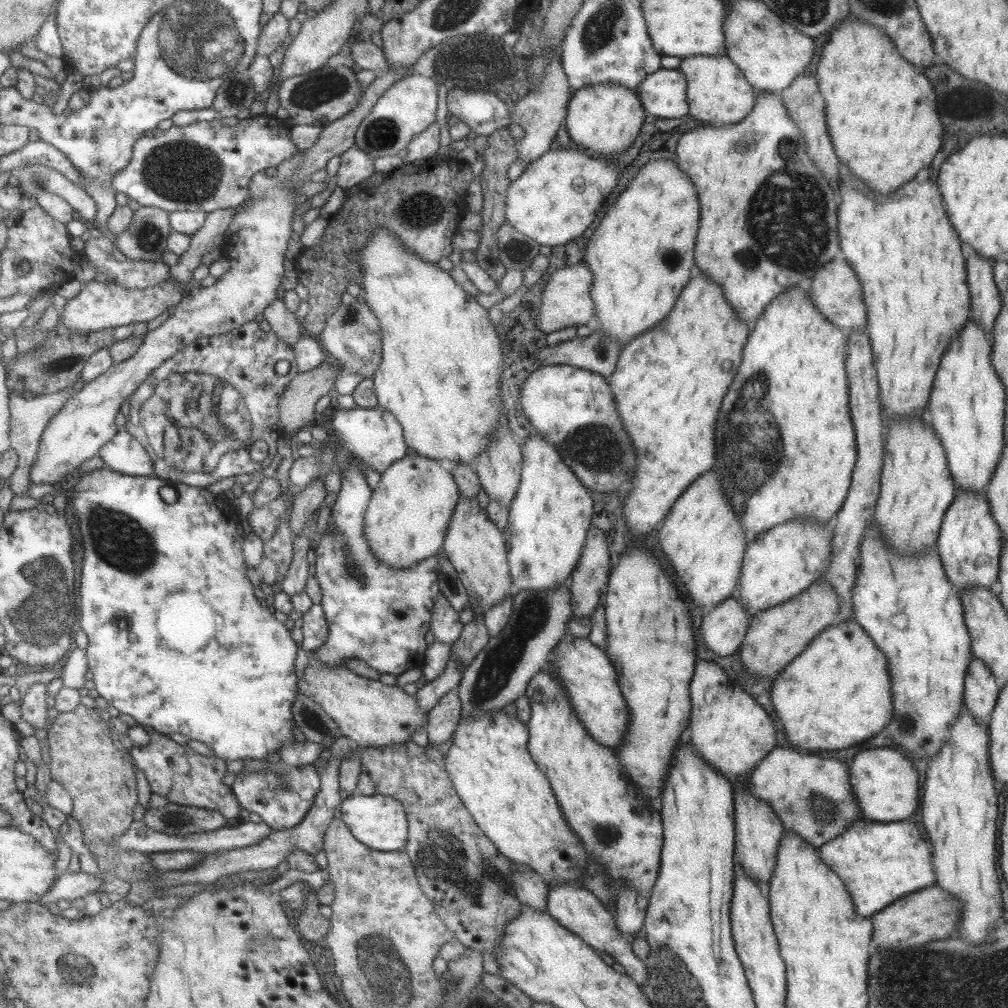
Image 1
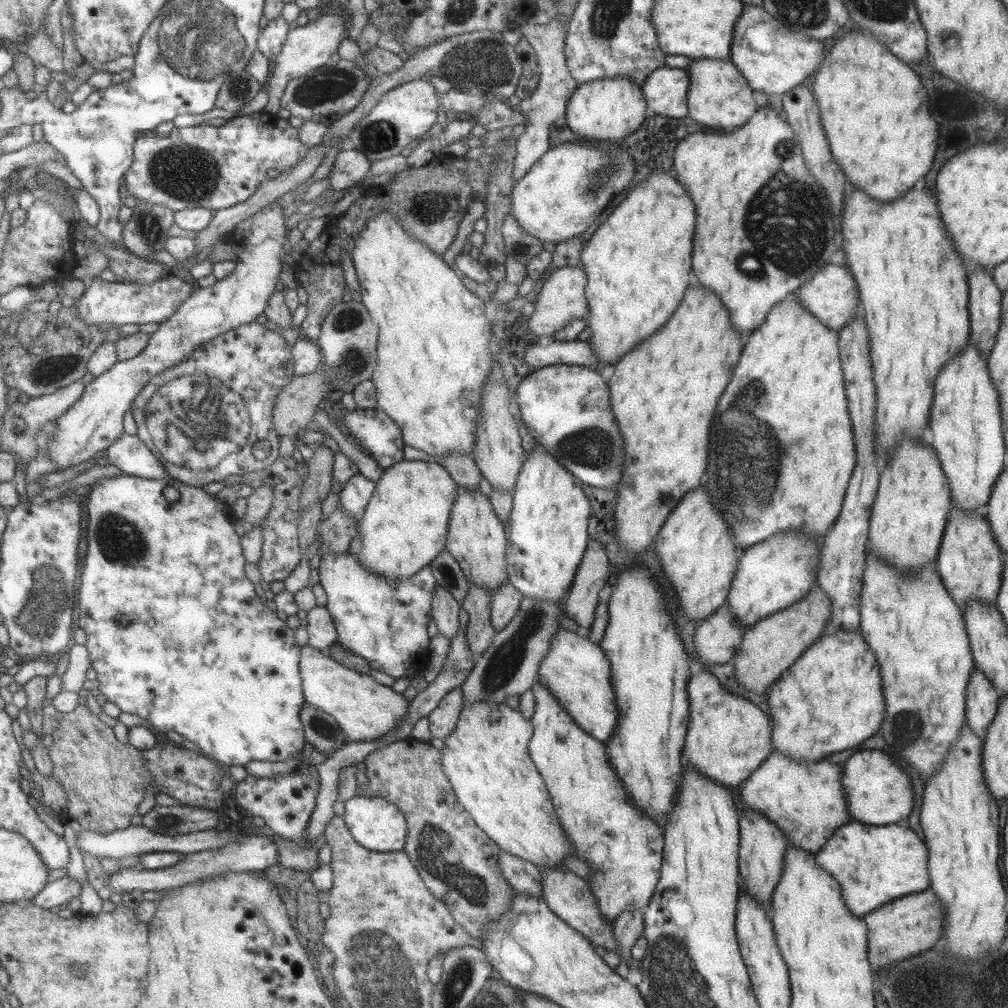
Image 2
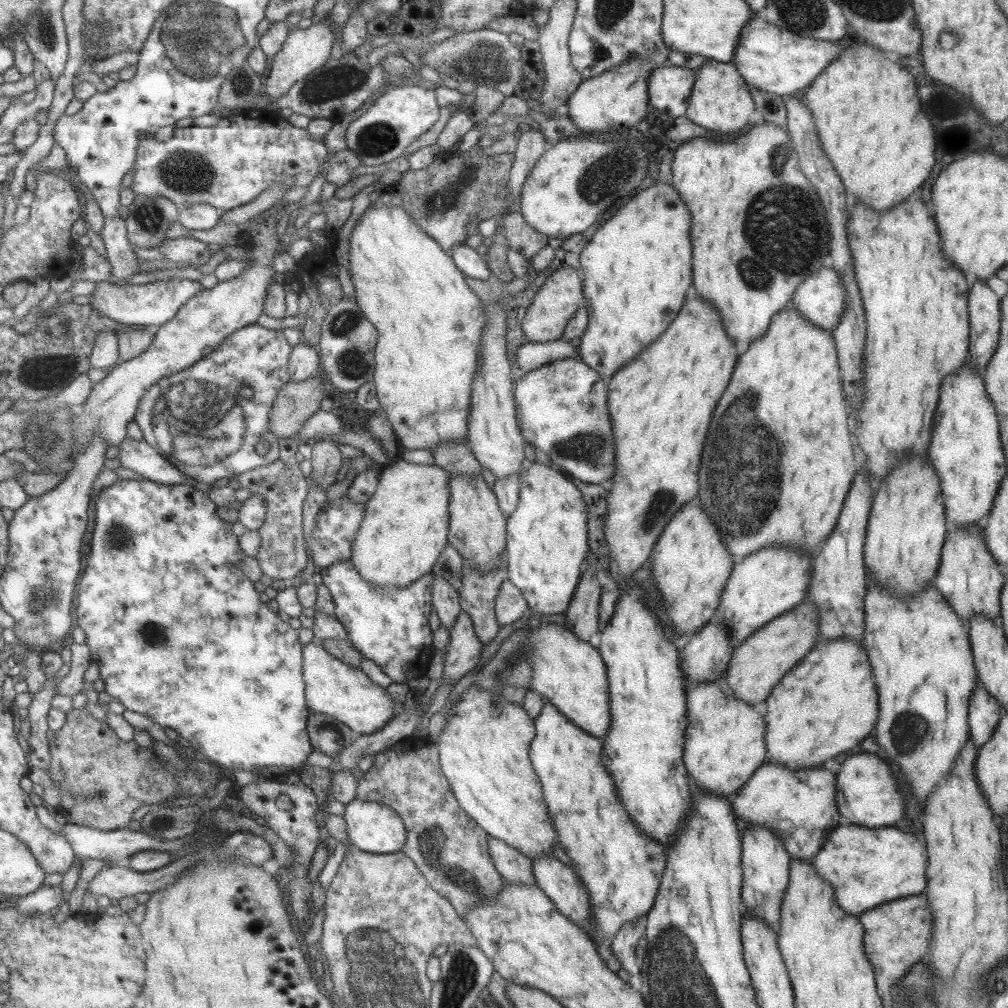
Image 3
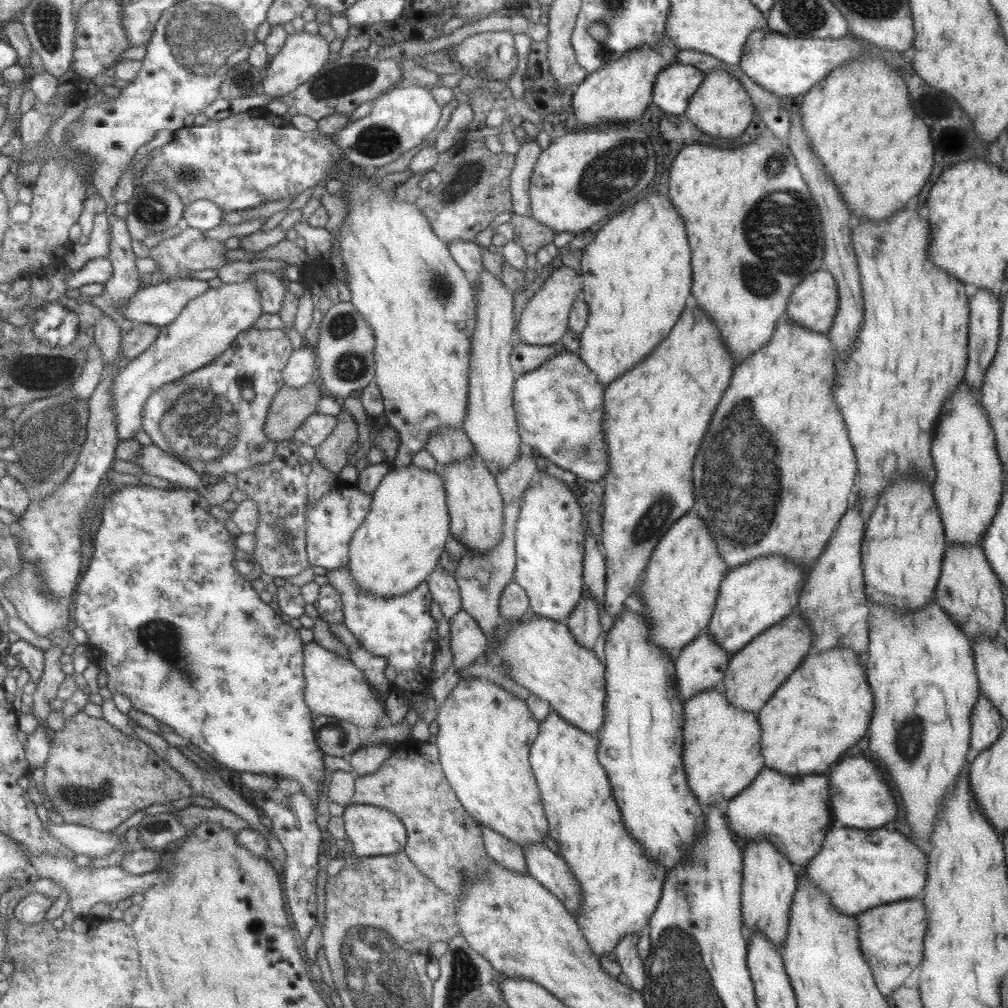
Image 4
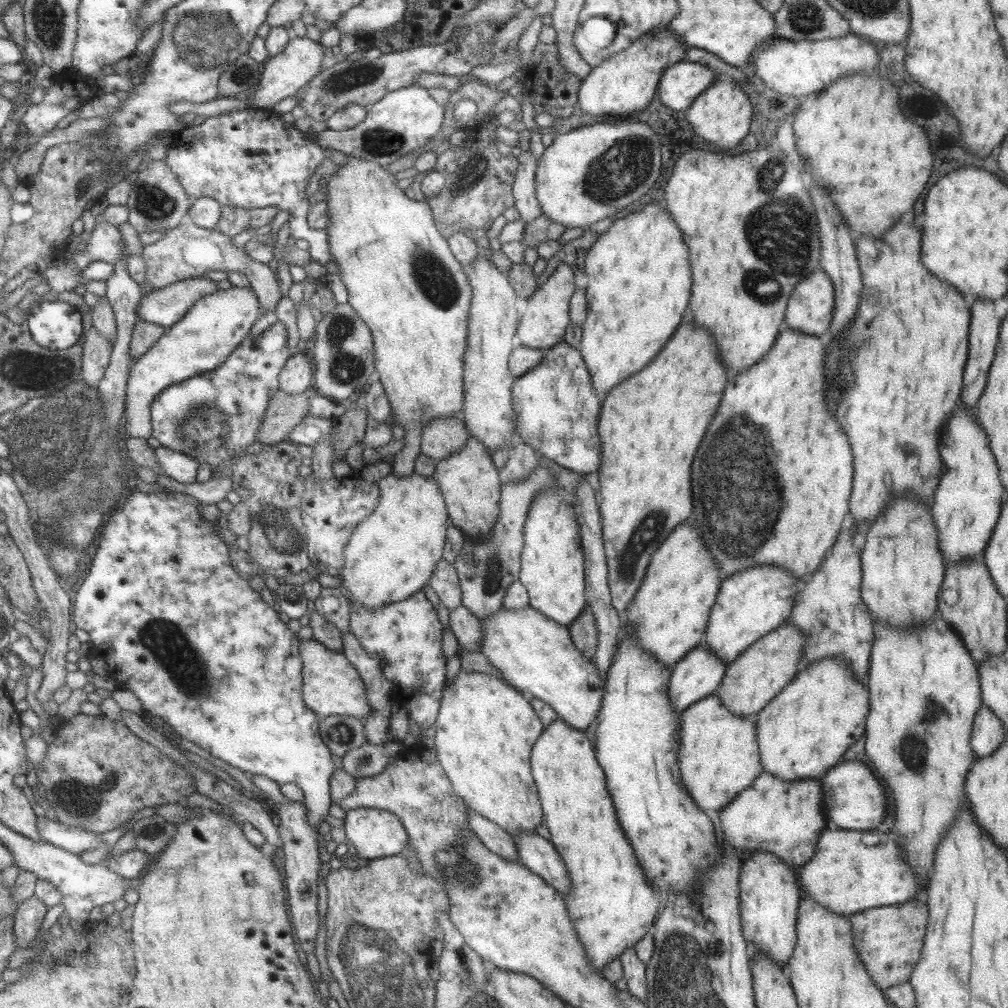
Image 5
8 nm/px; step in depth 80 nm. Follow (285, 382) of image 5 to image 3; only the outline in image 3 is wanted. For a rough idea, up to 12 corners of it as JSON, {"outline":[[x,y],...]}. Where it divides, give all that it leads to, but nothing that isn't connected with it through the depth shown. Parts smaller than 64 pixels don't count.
{"outline":[[305,342],[292,346],[290,380],[320,374],[318,350]]}

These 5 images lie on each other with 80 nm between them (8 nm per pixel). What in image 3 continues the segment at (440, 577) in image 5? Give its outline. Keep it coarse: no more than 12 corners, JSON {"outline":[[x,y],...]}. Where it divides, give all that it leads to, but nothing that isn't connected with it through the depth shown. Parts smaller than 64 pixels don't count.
{"outline":[[431,573],[431,599],[440,624],[451,628],[461,605],[457,591]]}

